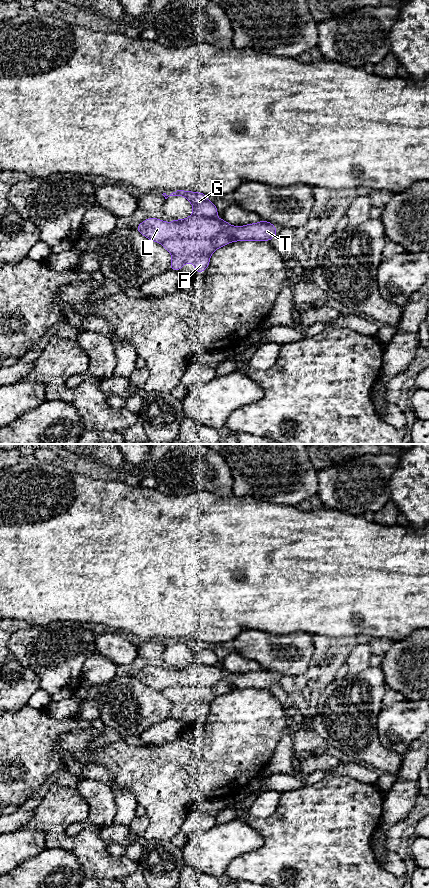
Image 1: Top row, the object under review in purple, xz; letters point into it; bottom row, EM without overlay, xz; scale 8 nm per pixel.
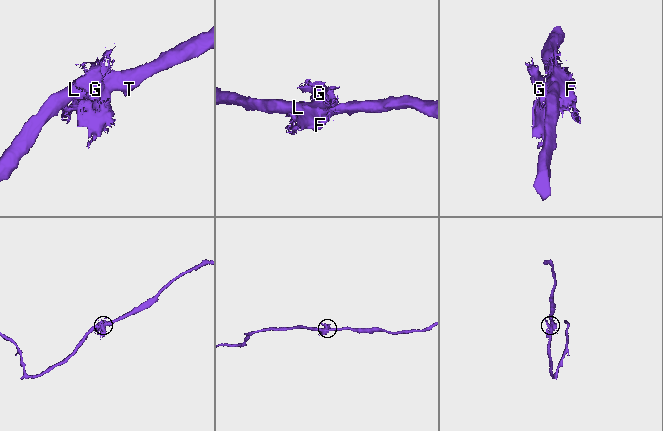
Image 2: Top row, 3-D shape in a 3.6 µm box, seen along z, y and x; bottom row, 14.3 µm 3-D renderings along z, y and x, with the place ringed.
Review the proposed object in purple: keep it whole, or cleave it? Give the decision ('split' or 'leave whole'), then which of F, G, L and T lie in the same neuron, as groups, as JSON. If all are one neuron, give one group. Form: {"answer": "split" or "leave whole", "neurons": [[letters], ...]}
{"answer": "leave whole", "neurons": [["F", "G", "L", "T"]]}

